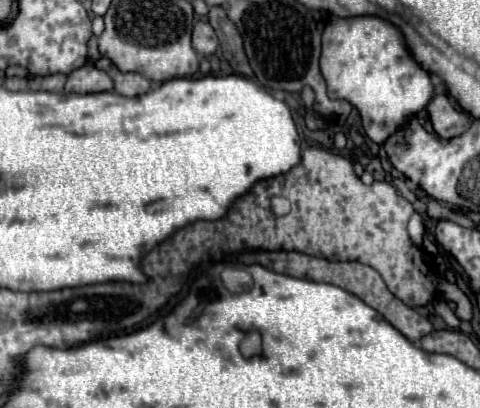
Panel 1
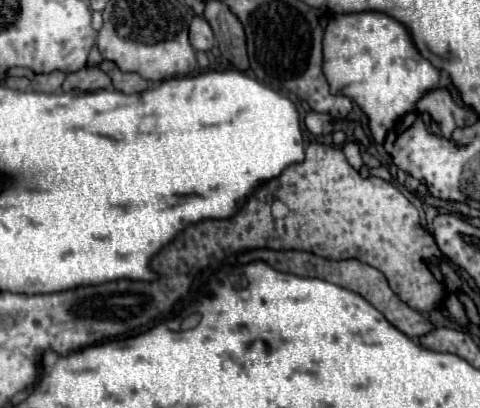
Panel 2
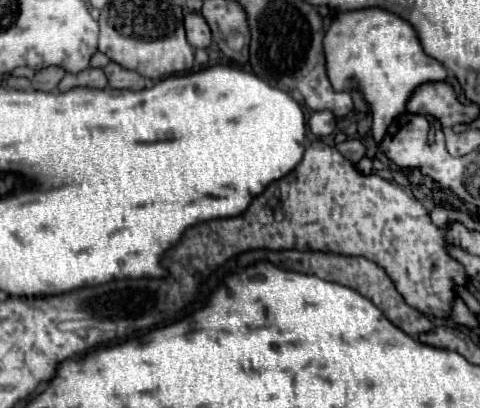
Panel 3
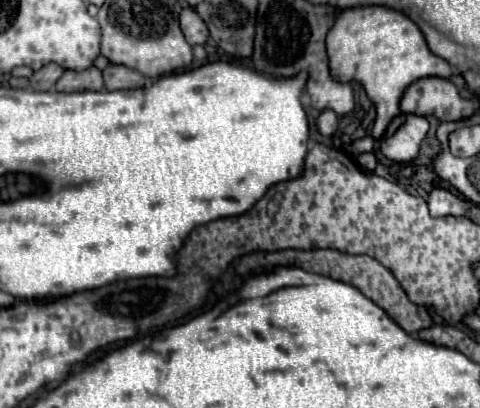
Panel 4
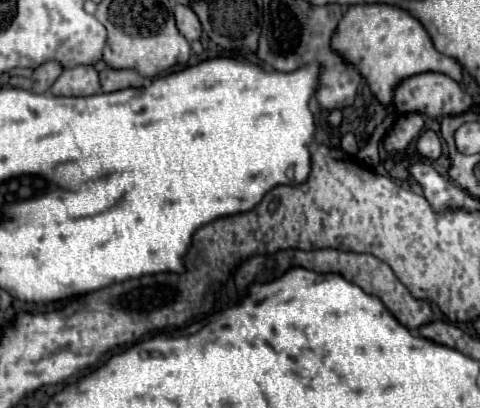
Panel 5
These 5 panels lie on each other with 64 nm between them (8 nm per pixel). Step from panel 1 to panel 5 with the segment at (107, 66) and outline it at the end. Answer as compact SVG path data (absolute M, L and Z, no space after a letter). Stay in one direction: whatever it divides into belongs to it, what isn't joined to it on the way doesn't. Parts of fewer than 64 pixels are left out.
M106 68L100 72L100 86L104 92L116 92L124 88L142 86L142 76L136 70L112 70Z

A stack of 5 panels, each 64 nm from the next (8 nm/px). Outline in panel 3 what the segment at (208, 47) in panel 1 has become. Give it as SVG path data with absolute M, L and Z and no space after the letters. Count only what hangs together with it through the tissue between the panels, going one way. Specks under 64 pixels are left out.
M196 12L186 14L184 28L186 28L186 38L188 38L190 46L194 46L194 48L208 48L210 46L212 34L210 34L206 20L200 14L196 14Z

